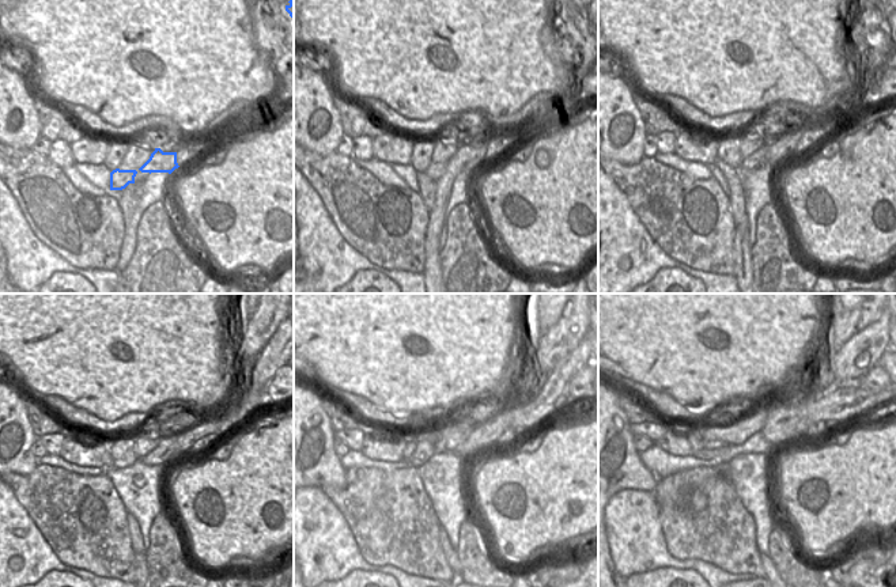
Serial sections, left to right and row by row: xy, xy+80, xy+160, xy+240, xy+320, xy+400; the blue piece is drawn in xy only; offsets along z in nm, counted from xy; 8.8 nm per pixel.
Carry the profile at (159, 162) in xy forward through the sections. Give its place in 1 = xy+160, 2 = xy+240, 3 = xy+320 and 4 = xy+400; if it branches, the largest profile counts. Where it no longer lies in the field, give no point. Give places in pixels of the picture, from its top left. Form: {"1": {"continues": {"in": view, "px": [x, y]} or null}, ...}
{"1": {"continues": {"in": "xy+160", "px": [774, 152]}}, "2": {"continues": {"in": "xy+240", "px": [253, 379]}}, "3": {"continues": {"in": "xy+320", "px": [549, 393]}}, "4": {"continues": {"in": "xy+400", "px": [825, 411]}}}

